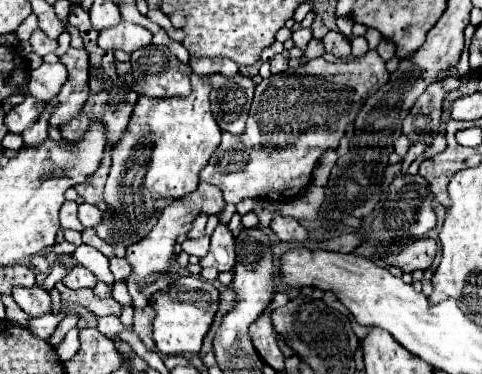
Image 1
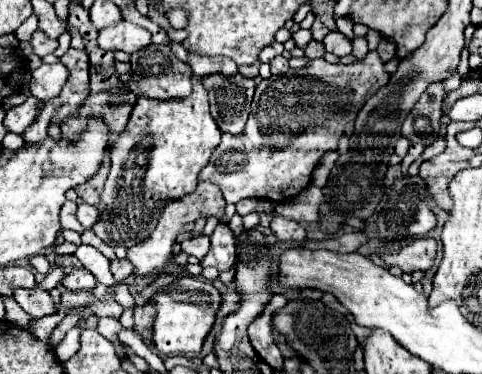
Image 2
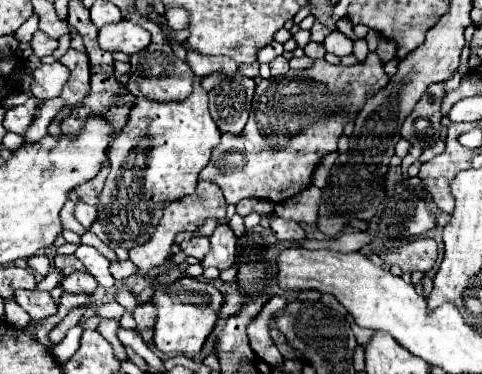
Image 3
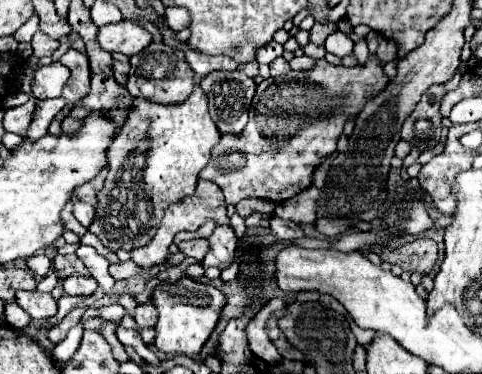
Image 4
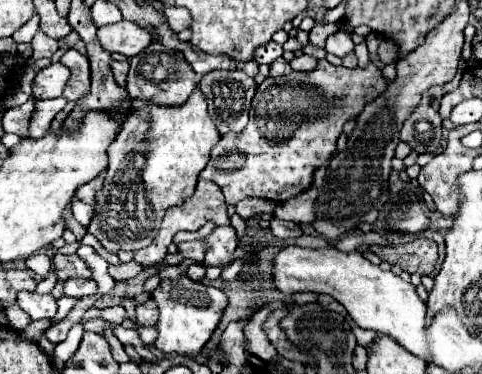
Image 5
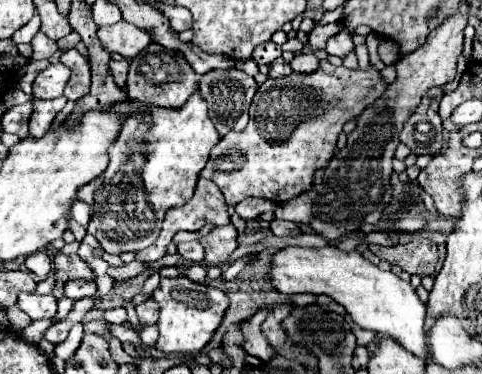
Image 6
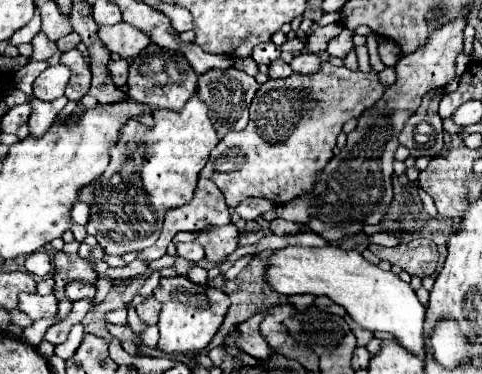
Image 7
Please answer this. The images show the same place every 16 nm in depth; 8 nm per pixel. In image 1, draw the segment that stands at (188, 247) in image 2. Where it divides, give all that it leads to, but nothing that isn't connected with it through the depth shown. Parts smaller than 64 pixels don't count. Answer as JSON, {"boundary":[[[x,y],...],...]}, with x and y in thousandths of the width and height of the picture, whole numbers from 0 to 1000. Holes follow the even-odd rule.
{"boundary":[[[419,631],[411,642],[382,642],[378,647],[378,668],[386,679],[402,679],[411,690],[419,690],[432,674],[432,658],[436,658],[436,631]]]}

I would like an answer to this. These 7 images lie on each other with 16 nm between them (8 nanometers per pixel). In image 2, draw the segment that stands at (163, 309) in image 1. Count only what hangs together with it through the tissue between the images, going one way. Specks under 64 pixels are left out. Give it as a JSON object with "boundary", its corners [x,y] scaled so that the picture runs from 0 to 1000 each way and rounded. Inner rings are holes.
{"boundary":[[[378,738],[357,759],[349,759],[344,770],[328,775],[311,797],[311,813],[328,834],[320,850],[320,898],[315,898],[324,936],[344,952],[382,947],[390,957],[402,957],[415,947],[419,914],[444,866],[456,818],[456,781],[432,749],[407,738]]]}

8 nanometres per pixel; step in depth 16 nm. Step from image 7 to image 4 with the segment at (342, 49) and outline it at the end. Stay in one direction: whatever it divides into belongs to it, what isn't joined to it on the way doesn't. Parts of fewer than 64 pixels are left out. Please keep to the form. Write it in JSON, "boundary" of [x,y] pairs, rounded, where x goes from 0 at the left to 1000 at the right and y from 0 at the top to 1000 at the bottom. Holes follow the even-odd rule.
{"boundary":[[[697,80],[697,86],[689,86],[689,91],[676,102],[672,123],[676,123],[676,139],[689,139],[689,144],[697,144],[697,150],[710,155],[710,150],[718,150],[718,144],[730,139],[734,112],[730,112],[718,91],[710,91],[705,80]]]}

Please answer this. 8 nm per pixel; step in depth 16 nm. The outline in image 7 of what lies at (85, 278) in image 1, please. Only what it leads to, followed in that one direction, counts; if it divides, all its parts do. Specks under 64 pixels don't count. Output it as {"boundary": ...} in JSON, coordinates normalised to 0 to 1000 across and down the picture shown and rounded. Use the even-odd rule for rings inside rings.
{"boundary":[[[141,754],[137,759],[137,797],[141,802],[170,802],[170,797],[195,797],[199,791],[199,759],[187,759],[187,754]]]}

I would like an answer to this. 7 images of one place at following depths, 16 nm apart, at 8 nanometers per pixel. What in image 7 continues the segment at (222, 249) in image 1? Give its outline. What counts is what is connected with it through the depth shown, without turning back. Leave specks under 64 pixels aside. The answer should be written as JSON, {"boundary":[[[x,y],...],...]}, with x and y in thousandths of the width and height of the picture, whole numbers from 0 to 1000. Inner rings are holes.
{"boundary":[[[485,599],[448,604],[432,626],[411,631],[407,647],[415,647],[423,658],[432,701],[461,706],[494,663],[494,615]]]}

